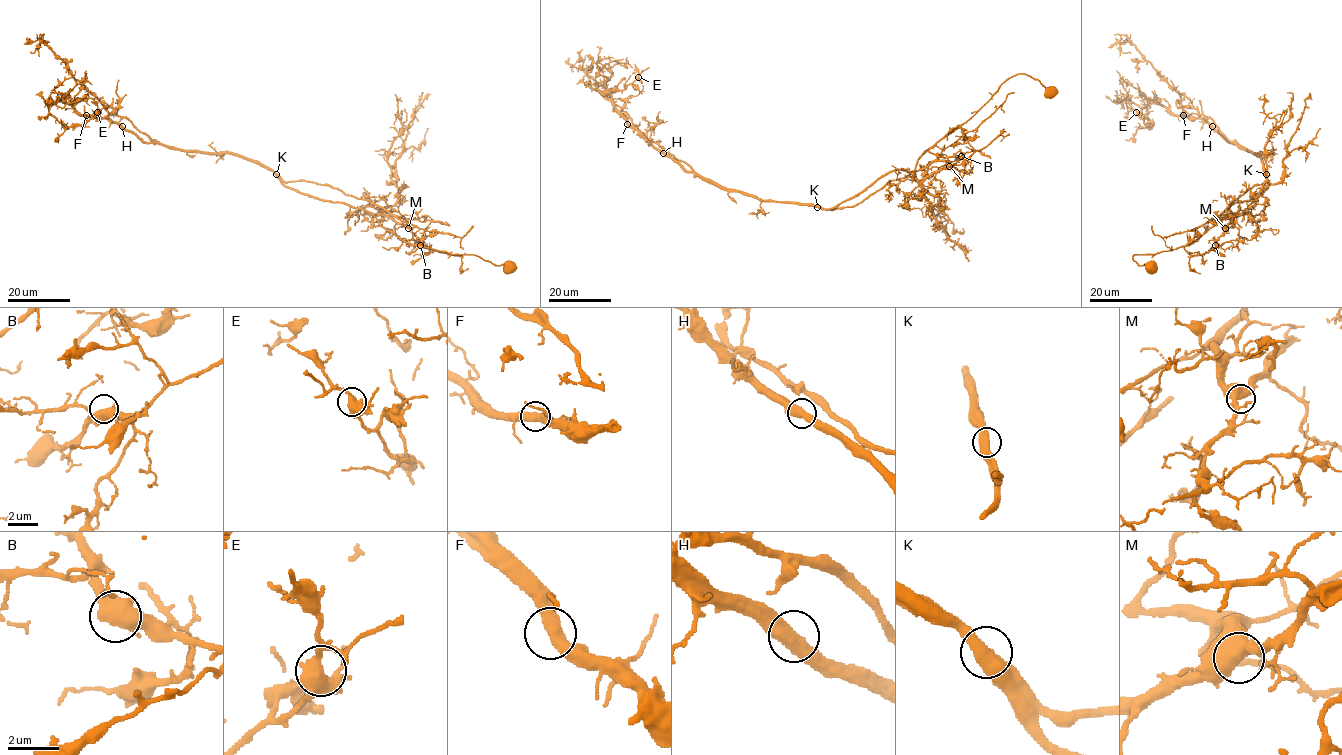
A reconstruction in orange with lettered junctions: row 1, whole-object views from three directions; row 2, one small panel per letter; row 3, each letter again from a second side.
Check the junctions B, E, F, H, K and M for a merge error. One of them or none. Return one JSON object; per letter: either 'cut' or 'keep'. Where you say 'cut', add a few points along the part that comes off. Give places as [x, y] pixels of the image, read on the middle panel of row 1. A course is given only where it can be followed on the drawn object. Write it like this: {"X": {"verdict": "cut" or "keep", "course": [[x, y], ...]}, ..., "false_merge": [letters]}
{"B": {"verdict": "keep"}, "E": {"verdict": "keep"}, "F": {"verdict": "keep"}, "H": {"verdict": "keep"}, "K": {"verdict": "cut", "course": [[818, 207], [758, 199], [701, 179], [638, 129], [587, 75], [584, 62], [577, 61], [573, 71]]}, "M": {"verdict": "keep"}, "false_merge": ["K"]}

